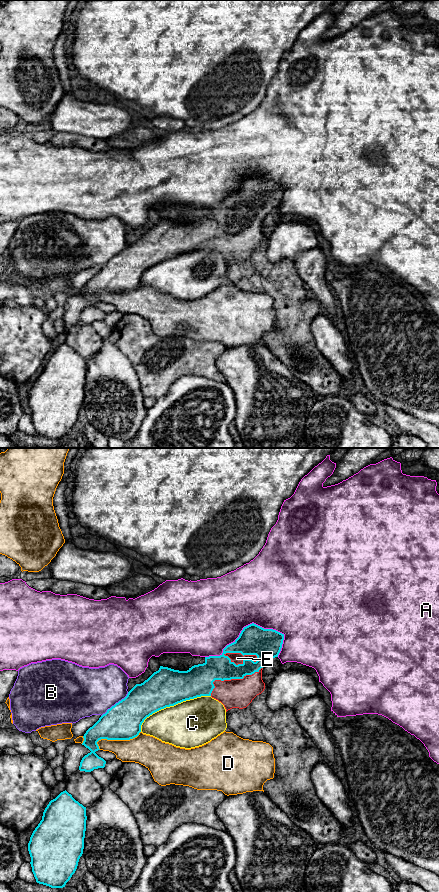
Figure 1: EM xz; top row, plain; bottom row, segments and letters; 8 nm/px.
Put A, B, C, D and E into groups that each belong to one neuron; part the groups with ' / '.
A / B / C / D / E

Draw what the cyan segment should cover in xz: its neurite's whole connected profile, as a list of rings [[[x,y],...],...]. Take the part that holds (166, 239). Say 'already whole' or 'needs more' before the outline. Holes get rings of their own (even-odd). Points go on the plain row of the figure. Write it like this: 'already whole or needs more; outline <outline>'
needs more; outline [[[252,175],[243,180],[239,189],[227,197],[220,208],[205,209],[203,216],[194,217],[187,223],[160,218],[158,223],[143,235],[136,236],[124,251],[108,261],[86,283],[82,297],[91,304],[82,310],[79,322],[91,324],[94,321],[104,320],[106,313],[95,305],[100,302],[97,296],[99,292],[133,291],[141,284],[141,277],[147,269],[166,259],[201,248],[211,248],[224,257],[226,264],[232,260],[246,260],[264,243],[263,219],[270,212],[278,209],[283,192],[284,186]]]

